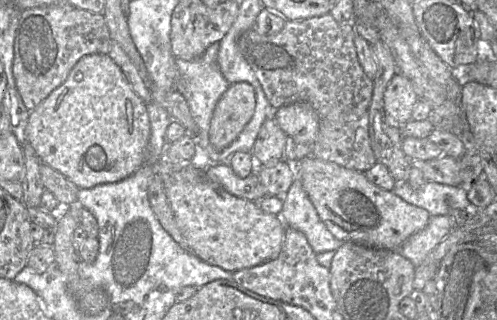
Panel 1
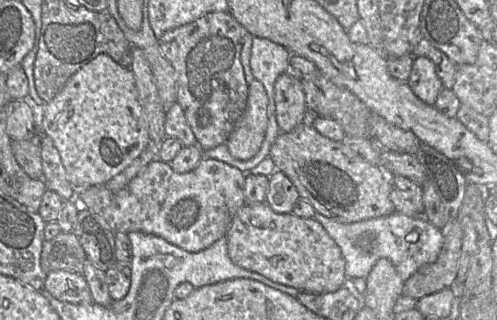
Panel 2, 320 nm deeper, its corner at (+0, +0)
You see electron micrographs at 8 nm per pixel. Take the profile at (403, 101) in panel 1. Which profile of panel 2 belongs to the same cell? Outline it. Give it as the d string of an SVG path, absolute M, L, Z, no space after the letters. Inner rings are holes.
M425 56L413 57L413 64L407 83L413 93L429 105L435 104L437 95L444 88L435 71L434 63Z

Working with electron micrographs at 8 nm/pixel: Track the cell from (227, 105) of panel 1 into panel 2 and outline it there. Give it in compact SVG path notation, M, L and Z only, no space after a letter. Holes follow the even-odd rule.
M254 79L248 84L245 110L225 143L234 158L247 161L259 151L268 126L268 102L264 85Z

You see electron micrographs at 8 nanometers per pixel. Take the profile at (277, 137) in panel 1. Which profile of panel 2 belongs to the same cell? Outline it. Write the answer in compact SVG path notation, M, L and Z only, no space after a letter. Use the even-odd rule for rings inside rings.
M290 70L278 76L274 84L274 96L280 132L289 132L309 120L301 79Z

